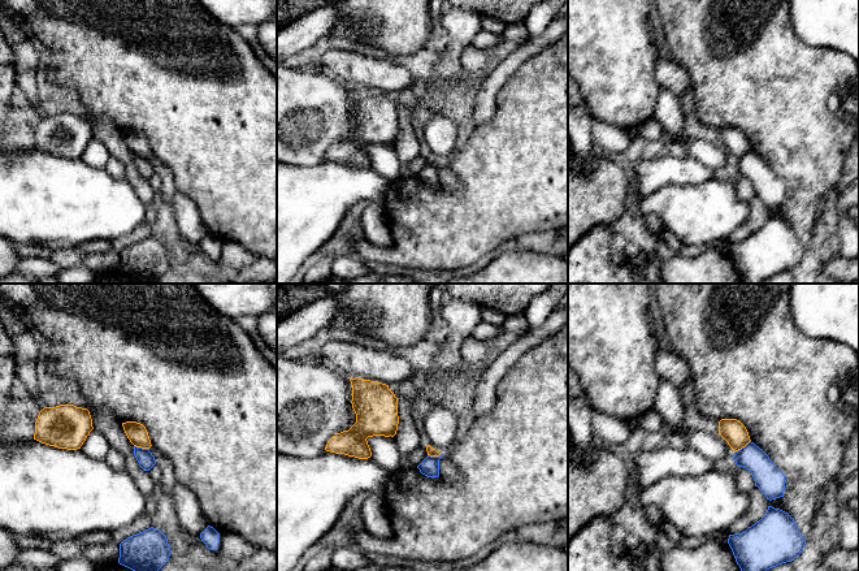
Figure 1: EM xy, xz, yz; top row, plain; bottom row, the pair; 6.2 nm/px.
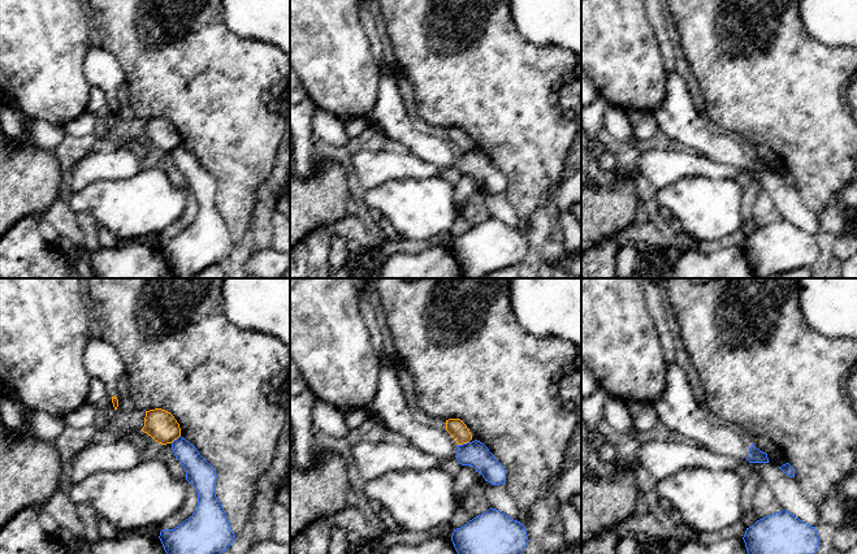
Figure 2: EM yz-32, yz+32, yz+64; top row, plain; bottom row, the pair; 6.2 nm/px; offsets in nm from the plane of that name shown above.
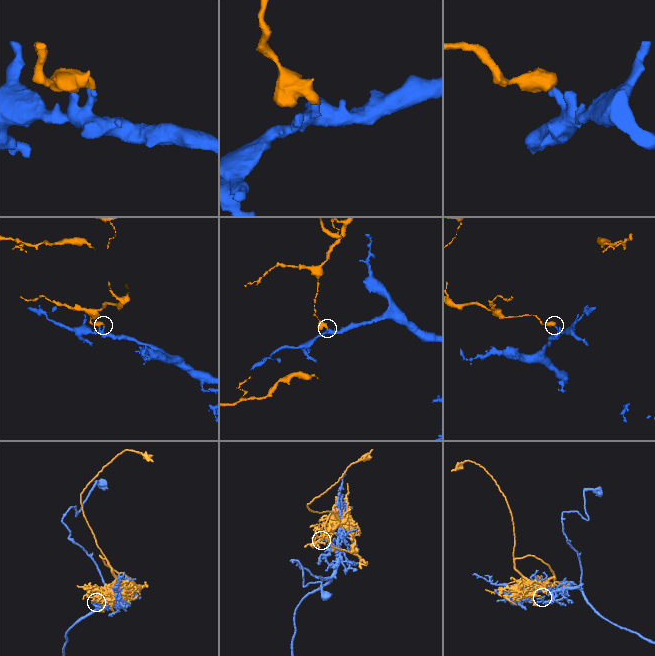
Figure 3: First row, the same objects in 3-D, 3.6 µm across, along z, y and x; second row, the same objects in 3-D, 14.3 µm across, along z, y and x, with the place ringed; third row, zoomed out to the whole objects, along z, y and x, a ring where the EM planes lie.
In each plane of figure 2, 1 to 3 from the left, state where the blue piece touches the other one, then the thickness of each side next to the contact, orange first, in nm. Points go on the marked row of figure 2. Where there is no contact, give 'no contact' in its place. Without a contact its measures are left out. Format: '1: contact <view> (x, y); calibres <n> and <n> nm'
1: contact yz-32 (174, 438); calibres 190 and 160 nm
2: contact yz+32 (463, 442); calibres 110 and 160 nm
3: no contact

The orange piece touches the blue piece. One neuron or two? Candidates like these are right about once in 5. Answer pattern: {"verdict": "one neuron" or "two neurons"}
{"verdict": "two neurons"}

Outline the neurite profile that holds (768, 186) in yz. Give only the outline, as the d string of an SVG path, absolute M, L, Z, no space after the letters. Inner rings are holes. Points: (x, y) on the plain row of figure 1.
M754 151L736 160L733 169L738 176L749 178L767 208L784 206L785 183L775 174L769 165Z

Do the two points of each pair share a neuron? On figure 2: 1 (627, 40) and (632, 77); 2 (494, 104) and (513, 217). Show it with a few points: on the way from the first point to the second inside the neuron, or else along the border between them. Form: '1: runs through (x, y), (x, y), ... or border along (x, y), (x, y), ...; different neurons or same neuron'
1: runs through (627, 50), (627, 68); same neuron
2: border along (505, 193), (518, 216), (522, 232); different neurons

